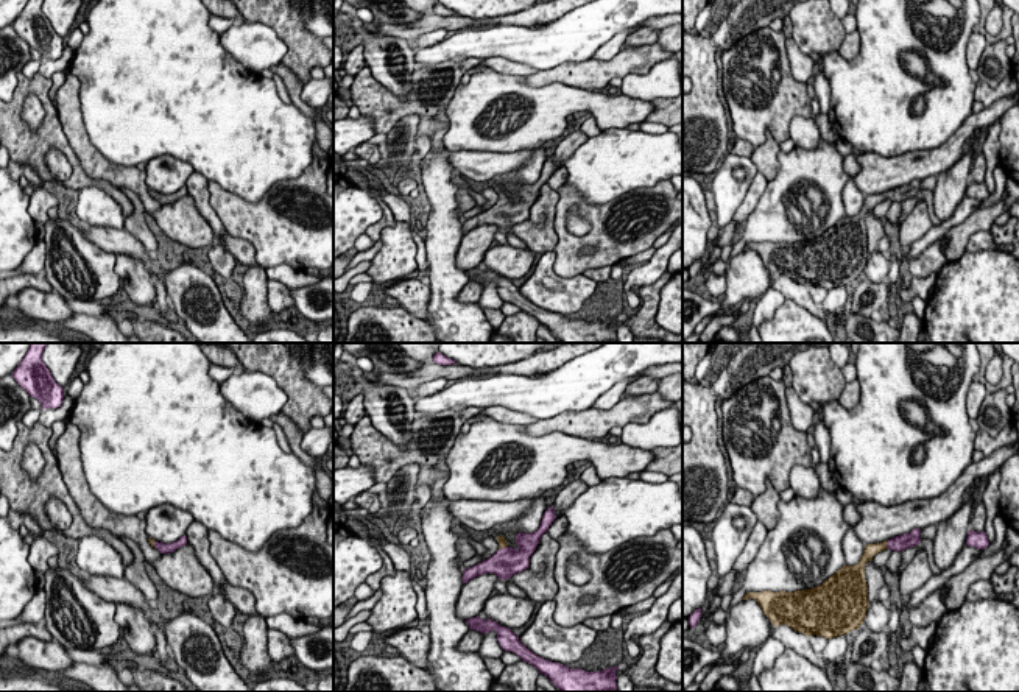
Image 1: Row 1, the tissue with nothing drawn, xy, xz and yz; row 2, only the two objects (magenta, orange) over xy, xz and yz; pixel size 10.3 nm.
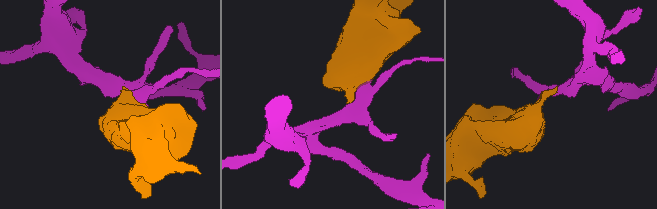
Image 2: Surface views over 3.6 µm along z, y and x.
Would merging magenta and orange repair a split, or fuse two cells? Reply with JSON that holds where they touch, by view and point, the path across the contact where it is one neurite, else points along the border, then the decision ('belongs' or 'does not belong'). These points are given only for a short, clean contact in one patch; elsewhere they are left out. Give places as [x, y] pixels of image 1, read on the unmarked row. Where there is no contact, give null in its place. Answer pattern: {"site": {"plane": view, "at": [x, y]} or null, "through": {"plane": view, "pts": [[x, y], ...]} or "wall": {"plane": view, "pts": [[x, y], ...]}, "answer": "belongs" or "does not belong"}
{"site": {"plane": "yz", "at": [887, 195]}, "answer": "belongs"}

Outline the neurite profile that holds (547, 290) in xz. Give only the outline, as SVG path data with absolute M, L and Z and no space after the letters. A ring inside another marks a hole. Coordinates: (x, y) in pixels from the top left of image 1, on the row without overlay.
M544 252L534 273L519 287L534 305L559 315L576 313L594 295L597 282L584 274L561 277L553 271L555 252Z

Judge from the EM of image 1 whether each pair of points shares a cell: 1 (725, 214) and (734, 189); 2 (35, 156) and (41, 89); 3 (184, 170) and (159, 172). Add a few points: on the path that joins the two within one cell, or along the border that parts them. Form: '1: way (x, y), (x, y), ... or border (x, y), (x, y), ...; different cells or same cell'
1: way (725, 208), (728, 195); same cell
2: way (42, 139), (50, 131), (49, 106); same cell
3: way (178, 172), (165, 172); same cell

